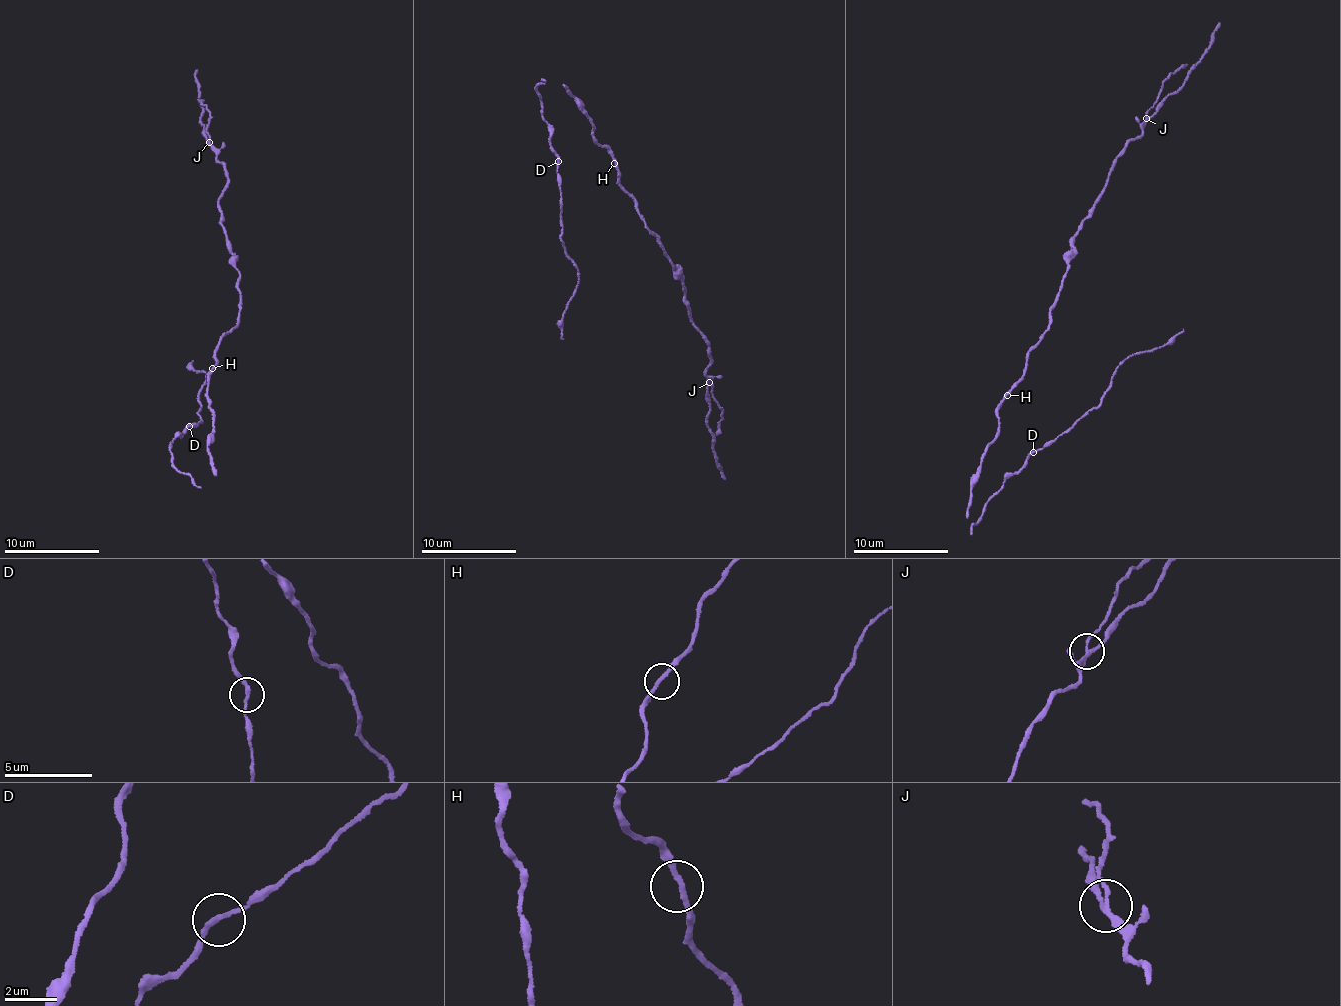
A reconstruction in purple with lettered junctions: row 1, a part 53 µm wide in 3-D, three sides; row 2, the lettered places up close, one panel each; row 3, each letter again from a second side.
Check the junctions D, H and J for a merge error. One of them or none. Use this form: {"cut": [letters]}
{"cut": ["J"]}

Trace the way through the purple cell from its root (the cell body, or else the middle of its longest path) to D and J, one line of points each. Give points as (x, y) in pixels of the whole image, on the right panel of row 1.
D: (1004, 395), (998, 407), (999, 435), (985, 450), (981, 472), (970, 489), (971, 533), (986, 501), (1033, 452)
J: (1004, 395), (1023, 377), (1026, 358), (1049, 327), (1077, 225), (1146, 117)

